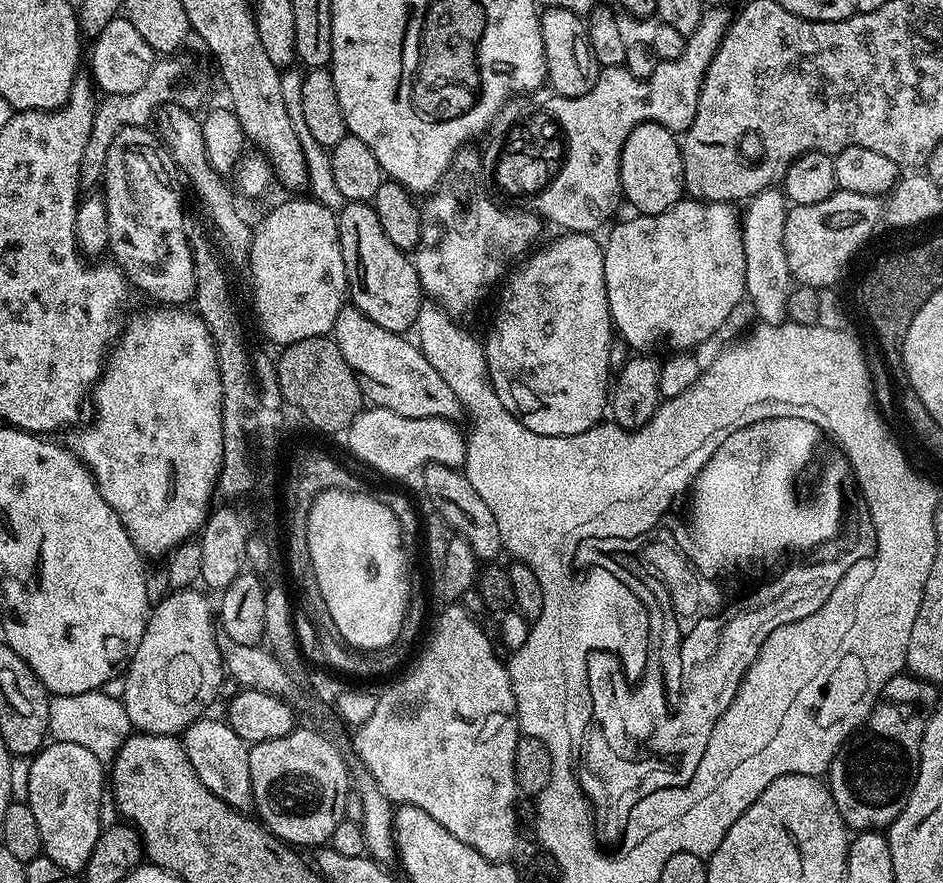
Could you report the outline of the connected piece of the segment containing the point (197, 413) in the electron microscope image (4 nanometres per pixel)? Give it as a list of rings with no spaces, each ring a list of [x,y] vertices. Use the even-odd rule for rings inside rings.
[[[164,306],[161,309],[161,312],[148,312],[145,316],[138,317],[136,321],[130,321],[129,324],[127,321],[126,327],[119,337],[118,345],[111,349],[110,355],[107,357],[106,369],[100,379],[96,381],[94,389],[96,421],[89,428],[81,427],[76,430],[81,430],[81,432],[73,431],[71,433],[71,435],[73,434],[72,441],[70,441],[72,451],[92,469],[92,475],[102,485],[102,491],[111,502],[113,510],[119,514],[130,538],[136,541],[136,549],[148,558],[151,556],[167,557],[173,549],[179,547],[183,542],[193,539],[201,531],[205,520],[210,515],[208,503],[212,500],[216,479],[218,481],[221,479],[224,462],[223,390],[212,336],[195,311],[184,312],[188,310],[180,306]]]

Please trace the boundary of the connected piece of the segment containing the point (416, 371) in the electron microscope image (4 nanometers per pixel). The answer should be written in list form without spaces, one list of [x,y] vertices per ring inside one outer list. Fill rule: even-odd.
[[[346,306],[340,311],[334,329],[334,339],[338,350],[342,350],[342,358],[346,358],[346,362],[357,376],[367,383],[368,380],[372,383],[373,405],[382,405],[406,418],[440,418],[455,421],[458,417],[456,415],[462,412],[459,394],[450,386],[450,382],[446,382],[446,378],[442,378],[442,374],[438,374],[438,370],[434,370],[434,366],[430,366],[430,362],[426,362],[419,347],[411,339],[408,341],[408,338],[407,335],[386,330],[386,326],[378,326],[378,322],[370,322],[370,318],[366,318],[354,306]]]

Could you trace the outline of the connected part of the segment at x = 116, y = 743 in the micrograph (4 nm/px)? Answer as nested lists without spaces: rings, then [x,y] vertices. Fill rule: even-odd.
[[[95,689],[80,694],[55,695],[48,706],[49,735],[55,741],[85,746],[105,766],[111,763],[120,751],[122,742],[132,732],[123,701],[106,693],[107,691]]]

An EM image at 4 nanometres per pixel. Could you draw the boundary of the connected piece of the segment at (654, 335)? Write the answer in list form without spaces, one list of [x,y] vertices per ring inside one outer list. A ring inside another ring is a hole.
[[[691,198],[681,199],[670,210],[662,214],[646,216],[643,214],[632,214],[629,220],[624,220],[608,236],[608,241],[603,241],[604,249],[604,277],[606,278],[606,298],[608,299],[608,309],[612,315],[612,326],[617,337],[620,336],[632,348],[637,348],[637,353],[644,354],[647,348],[652,348],[655,344],[660,344],[668,336],[668,344],[672,350],[696,350],[703,340],[708,340],[720,327],[724,320],[732,316],[732,311],[745,299],[744,291],[744,247],[740,238],[740,216],[737,209],[732,204],[705,204],[703,200]]]

